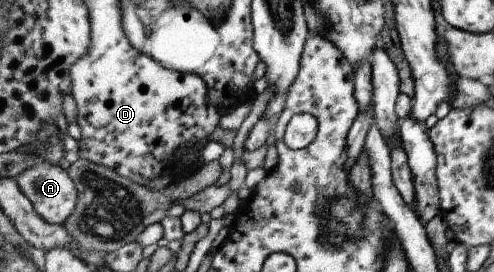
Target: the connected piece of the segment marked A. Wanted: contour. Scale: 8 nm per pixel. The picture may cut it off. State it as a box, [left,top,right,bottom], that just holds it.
[17,160,80,225]

